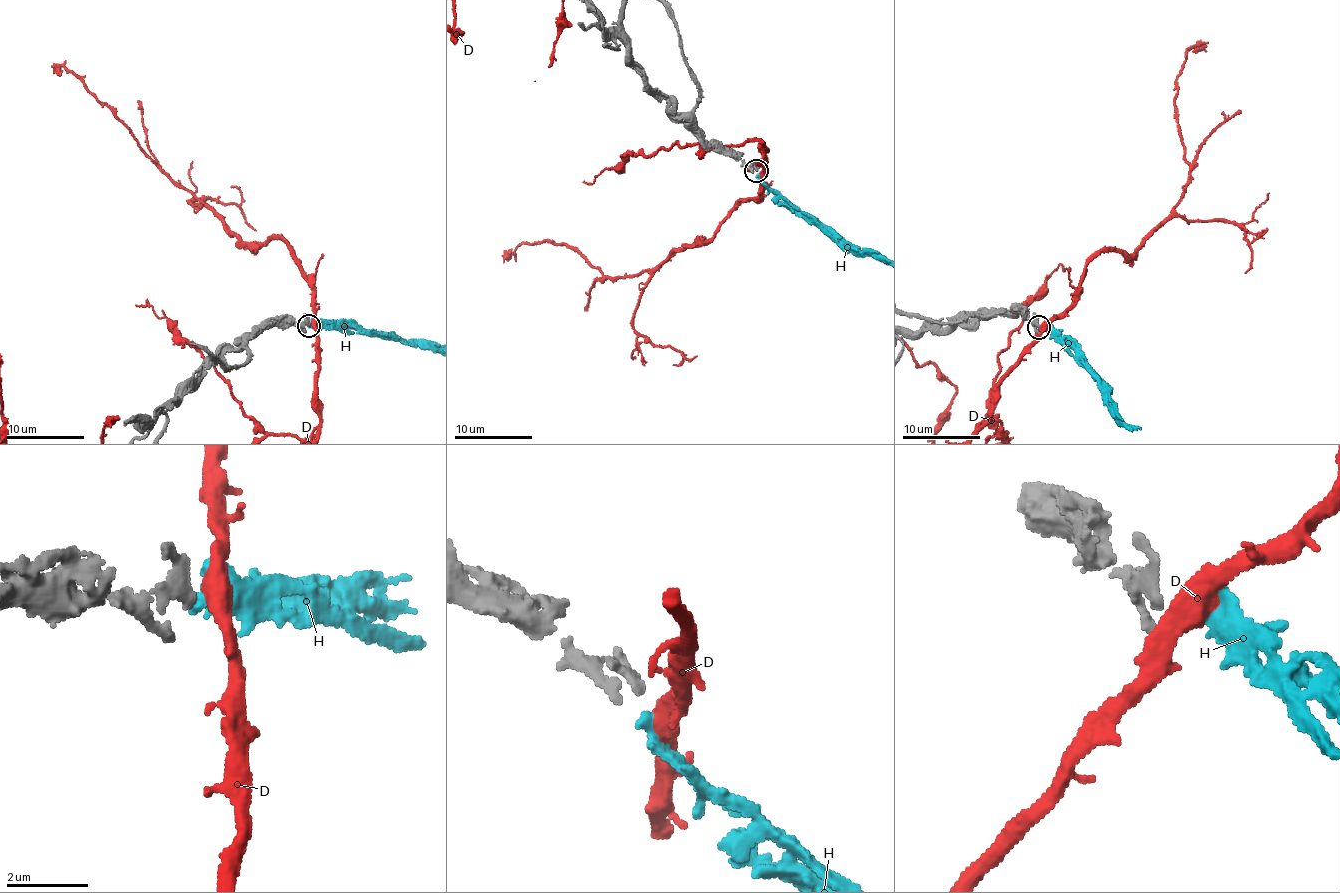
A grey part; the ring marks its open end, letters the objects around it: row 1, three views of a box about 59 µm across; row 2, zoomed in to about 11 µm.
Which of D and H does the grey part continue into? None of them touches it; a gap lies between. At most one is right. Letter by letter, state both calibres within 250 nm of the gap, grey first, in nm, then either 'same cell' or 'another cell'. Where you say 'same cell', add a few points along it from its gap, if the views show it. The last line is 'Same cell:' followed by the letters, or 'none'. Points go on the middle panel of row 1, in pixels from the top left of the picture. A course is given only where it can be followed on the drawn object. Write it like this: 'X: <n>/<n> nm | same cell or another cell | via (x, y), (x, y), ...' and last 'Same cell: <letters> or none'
D: 200/480 nm | another cell
H: 200/260 nm | same cell
Same cell: H

